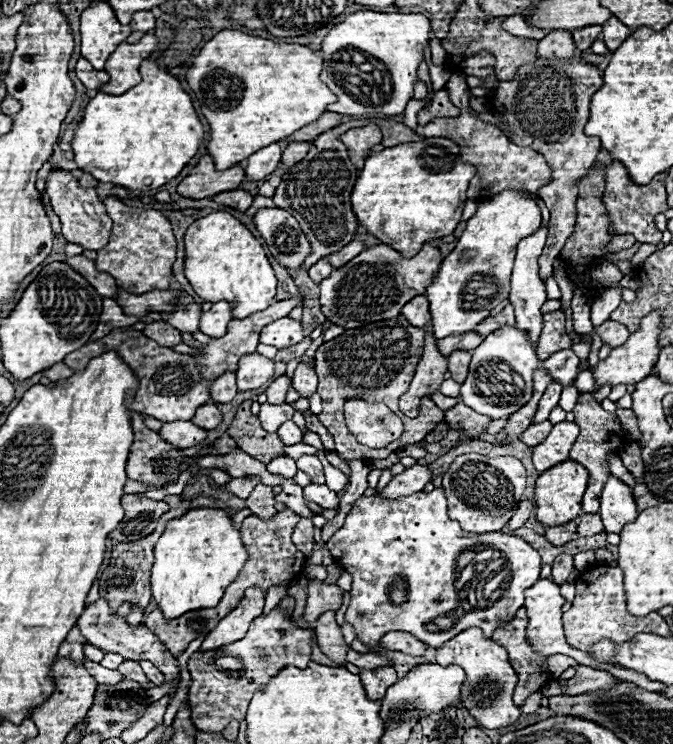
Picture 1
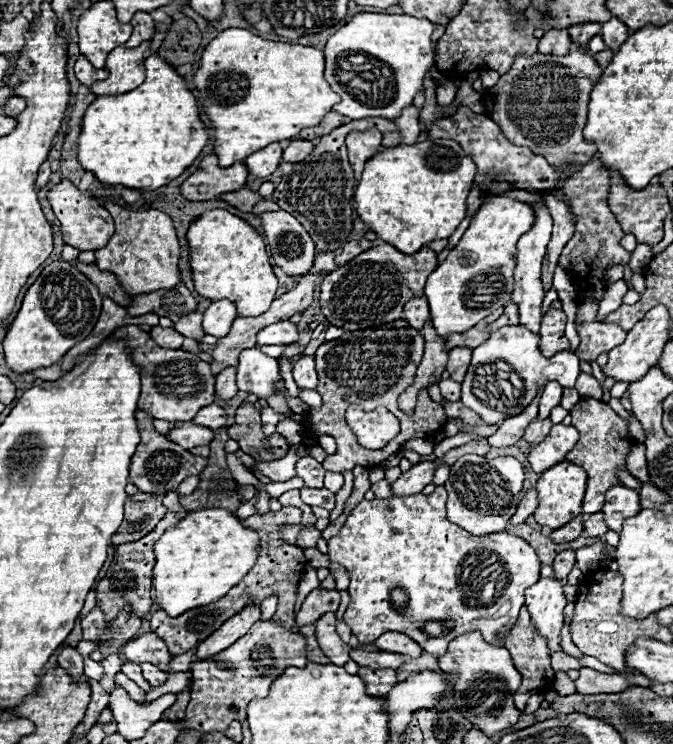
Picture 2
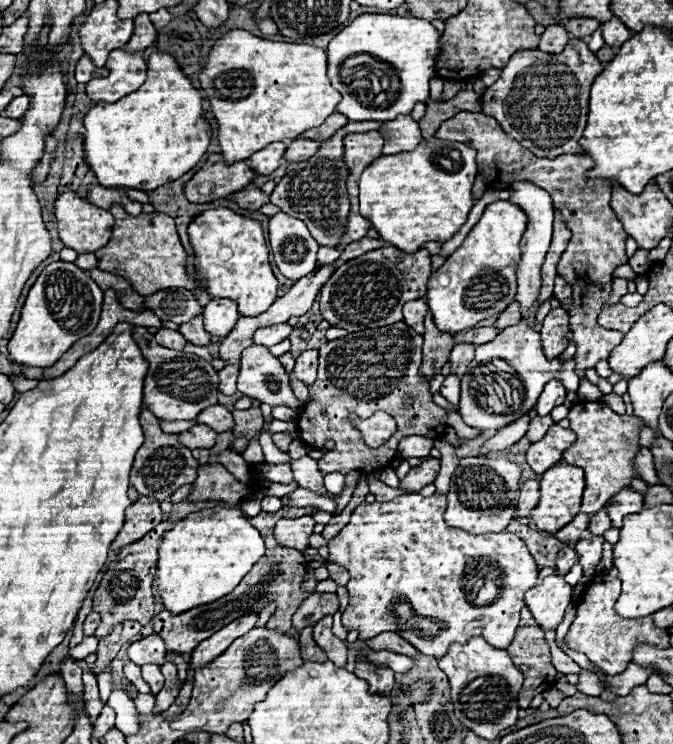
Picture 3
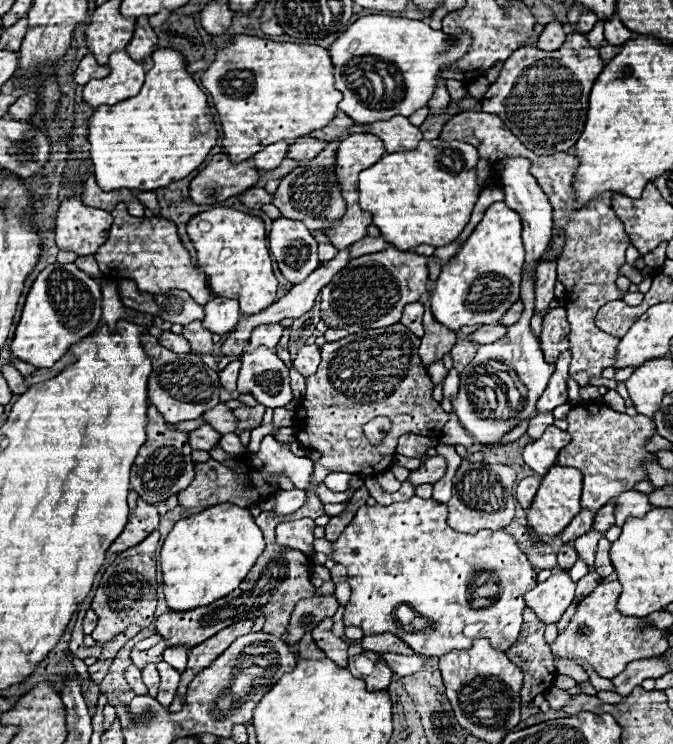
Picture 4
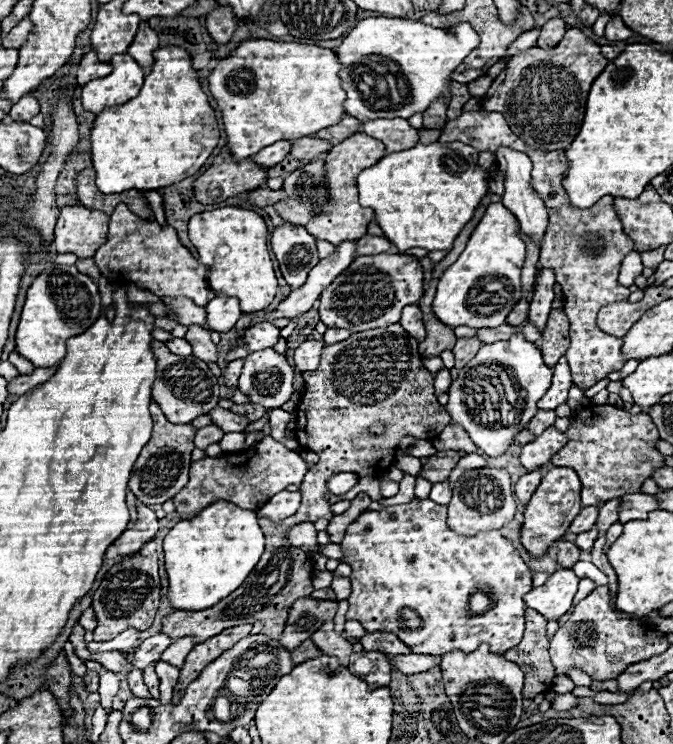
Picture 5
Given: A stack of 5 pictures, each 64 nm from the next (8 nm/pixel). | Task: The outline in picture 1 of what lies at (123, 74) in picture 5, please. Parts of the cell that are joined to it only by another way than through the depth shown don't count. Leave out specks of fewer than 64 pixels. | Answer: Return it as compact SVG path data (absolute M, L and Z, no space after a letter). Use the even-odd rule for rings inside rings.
M154 34L142 36L138 44L120 44L110 58L106 60L106 72L110 74L110 80L98 88L98 92L104 94L124 94L130 88L136 86L136 76L140 74L142 60L150 58L150 54L156 50L158 42Z

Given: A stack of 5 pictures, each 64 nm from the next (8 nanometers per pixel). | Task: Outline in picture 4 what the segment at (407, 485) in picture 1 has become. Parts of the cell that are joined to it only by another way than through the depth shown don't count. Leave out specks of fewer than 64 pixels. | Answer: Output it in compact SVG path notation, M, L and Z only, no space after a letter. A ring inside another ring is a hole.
M432 456L428 460L424 460L424 464L410 472L408 480L414 484L414 486L420 486L420 484L434 484L438 482L442 476L446 474L446 458L444 456Z

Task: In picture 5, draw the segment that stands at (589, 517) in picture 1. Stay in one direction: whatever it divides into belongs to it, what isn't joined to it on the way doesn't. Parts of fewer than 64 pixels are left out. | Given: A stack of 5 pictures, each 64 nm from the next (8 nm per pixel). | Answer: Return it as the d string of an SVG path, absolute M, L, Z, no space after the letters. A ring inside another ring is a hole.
M614 498L610 502L606 502L602 508L600 508L600 514L598 514L598 530L608 530L614 522L618 522L618 510L620 510L620 498Z

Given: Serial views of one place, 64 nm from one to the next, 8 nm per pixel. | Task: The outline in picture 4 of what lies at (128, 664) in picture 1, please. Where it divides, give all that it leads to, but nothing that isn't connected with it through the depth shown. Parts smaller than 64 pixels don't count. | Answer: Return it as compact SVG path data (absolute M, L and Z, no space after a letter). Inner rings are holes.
M130 664L130 666L126 668L124 676L126 676L126 680L128 680L130 688L132 688L136 694L148 694L146 684L142 682L142 674L140 674L140 670L138 670L134 664Z

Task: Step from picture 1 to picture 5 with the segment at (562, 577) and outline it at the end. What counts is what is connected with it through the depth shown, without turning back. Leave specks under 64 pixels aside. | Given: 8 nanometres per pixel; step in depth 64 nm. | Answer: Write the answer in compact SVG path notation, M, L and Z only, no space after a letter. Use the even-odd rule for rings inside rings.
M562 540L560 546L558 546L558 562L560 566L574 566L578 560L580 560L580 548L574 544L574 542L566 542Z

